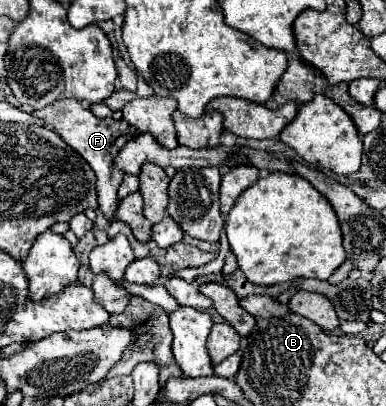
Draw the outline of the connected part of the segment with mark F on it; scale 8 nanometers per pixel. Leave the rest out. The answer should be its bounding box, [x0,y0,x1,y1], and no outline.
[32,100,140,222]

